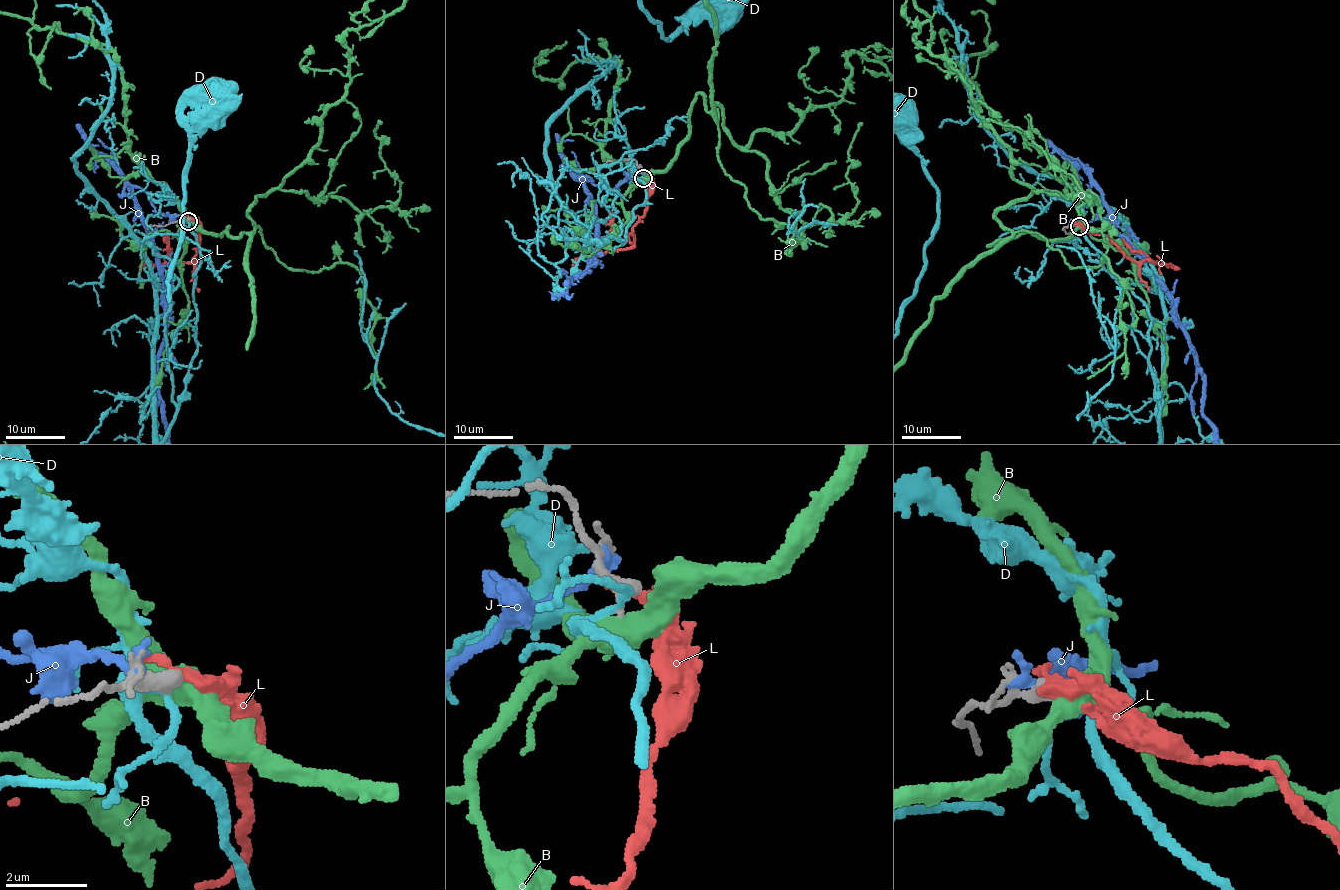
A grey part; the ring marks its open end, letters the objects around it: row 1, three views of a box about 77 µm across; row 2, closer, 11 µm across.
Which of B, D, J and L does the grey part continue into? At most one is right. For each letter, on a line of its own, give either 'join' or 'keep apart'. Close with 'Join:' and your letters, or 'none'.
B: keep apart
D: keep apart
J: keep apart
L: keep apart
Join: none

